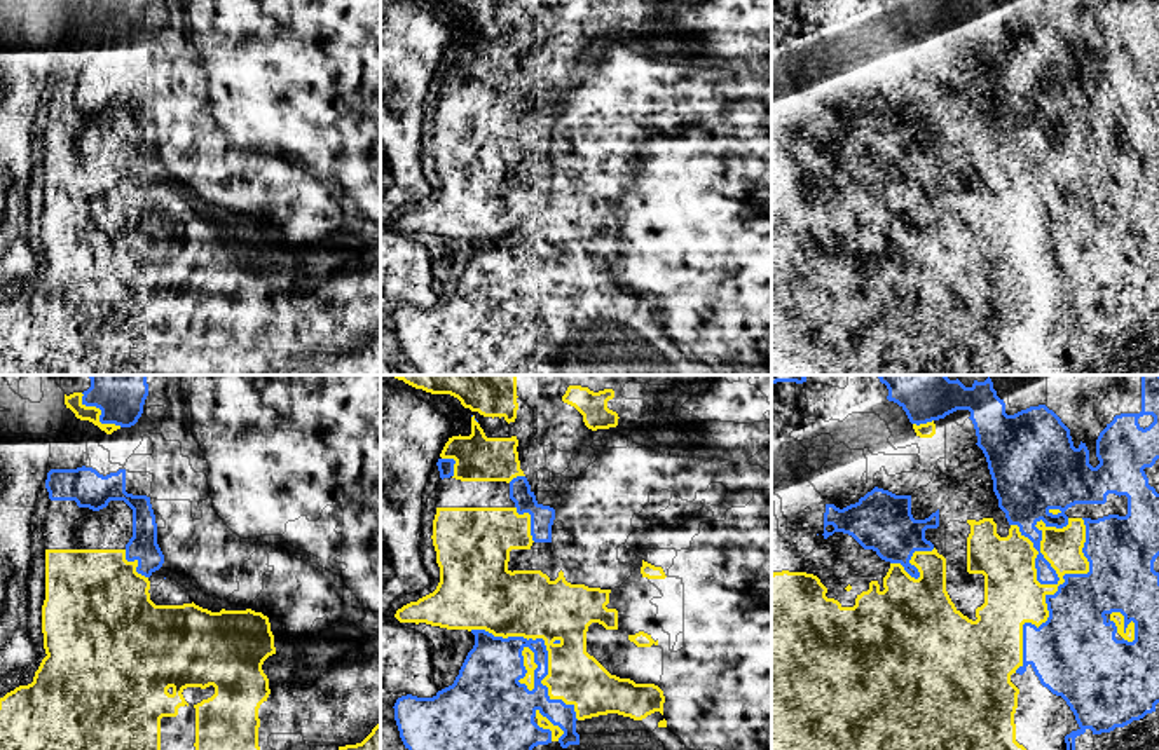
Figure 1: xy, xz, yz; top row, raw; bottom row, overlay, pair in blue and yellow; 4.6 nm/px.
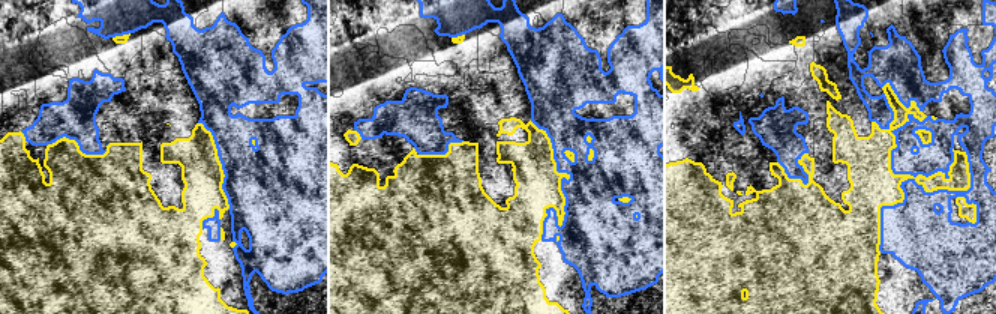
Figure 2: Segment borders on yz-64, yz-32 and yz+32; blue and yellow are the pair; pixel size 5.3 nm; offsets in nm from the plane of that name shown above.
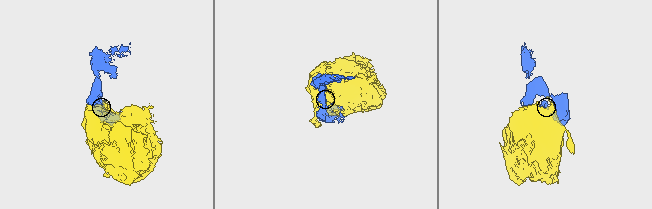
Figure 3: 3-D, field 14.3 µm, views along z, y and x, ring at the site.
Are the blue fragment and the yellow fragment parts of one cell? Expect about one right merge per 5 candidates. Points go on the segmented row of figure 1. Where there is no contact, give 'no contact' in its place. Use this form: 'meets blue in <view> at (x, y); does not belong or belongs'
meets blue in yz at (1049, 595); does not belong

